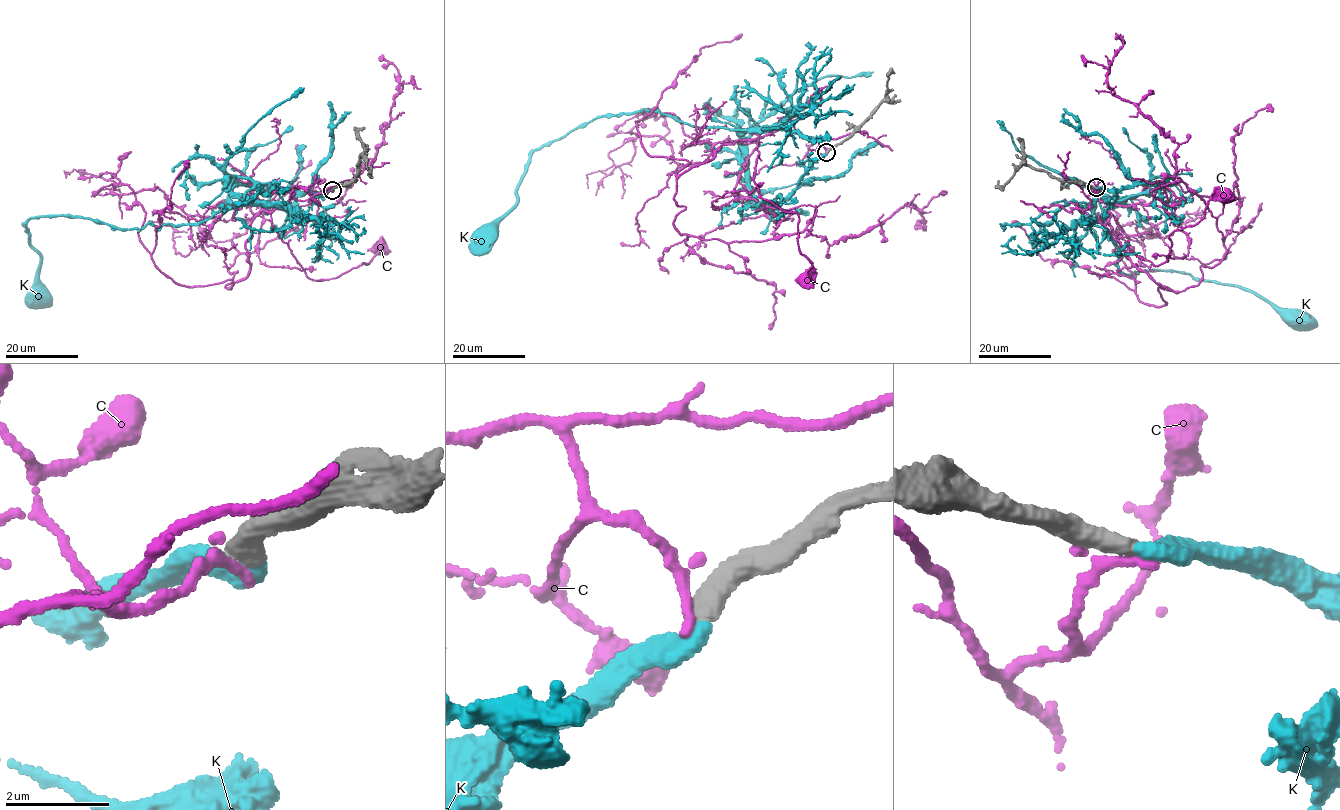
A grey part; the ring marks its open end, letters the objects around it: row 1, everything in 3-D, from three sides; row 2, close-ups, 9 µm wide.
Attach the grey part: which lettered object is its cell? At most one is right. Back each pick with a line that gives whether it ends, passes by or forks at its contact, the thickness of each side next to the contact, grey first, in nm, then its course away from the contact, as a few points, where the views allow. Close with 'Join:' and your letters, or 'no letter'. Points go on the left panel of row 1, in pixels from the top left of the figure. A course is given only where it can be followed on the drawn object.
K: it ends there; 440 nm thick on the grey side, 400 nm on the other; it runs (333, 190), (238, 183), (233, 192), (243, 204), (140, 230), (28, 219), (42, 257), (37, 297)
Join: K

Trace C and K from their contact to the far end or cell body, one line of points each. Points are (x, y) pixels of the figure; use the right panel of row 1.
C: (1095, 188), (1083, 211), (1122, 246), (1155, 266), (1168, 259), (1171, 233), (1197, 224), (1210, 200), (1228, 197)
K: (1096, 187), (1166, 184), (1107, 211), (1102, 224), (1119, 251), (1121, 274), (1168, 269), (1240, 285), (1299, 320)

